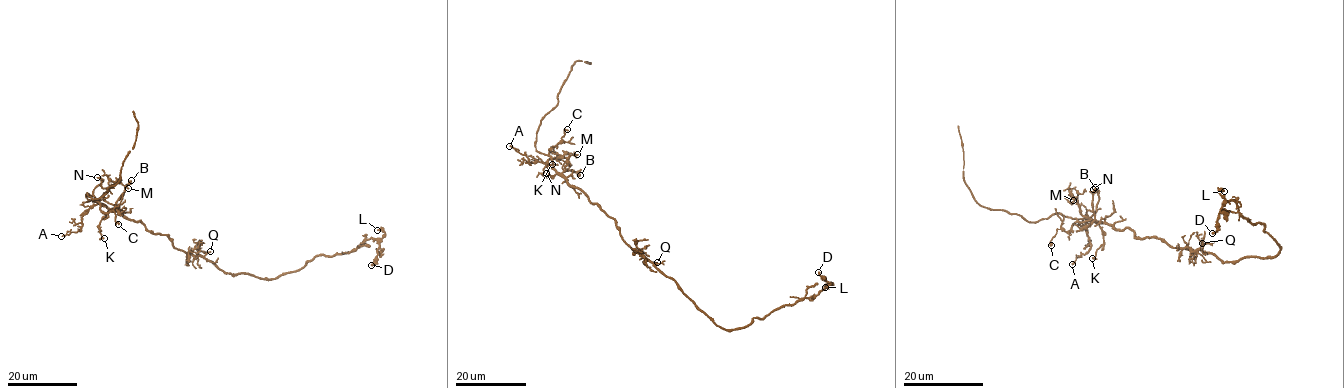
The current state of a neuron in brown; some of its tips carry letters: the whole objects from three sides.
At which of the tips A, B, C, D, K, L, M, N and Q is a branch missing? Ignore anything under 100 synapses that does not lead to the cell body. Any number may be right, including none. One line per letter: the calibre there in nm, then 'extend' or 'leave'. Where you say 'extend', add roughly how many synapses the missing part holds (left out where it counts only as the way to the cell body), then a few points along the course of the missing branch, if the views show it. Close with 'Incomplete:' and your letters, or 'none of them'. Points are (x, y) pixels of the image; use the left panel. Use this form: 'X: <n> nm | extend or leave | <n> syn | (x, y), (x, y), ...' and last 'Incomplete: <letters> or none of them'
A: 120 nm | leave
B: 220 nm | leave
C: 90 nm | leave
D: 200 nm | leave
K: 130 nm | leave
L: 220 nm | leave
M: 100 nm | leave
N: 190 nm | leave
Q: 140 nm | leave
Incomplete: none of them

